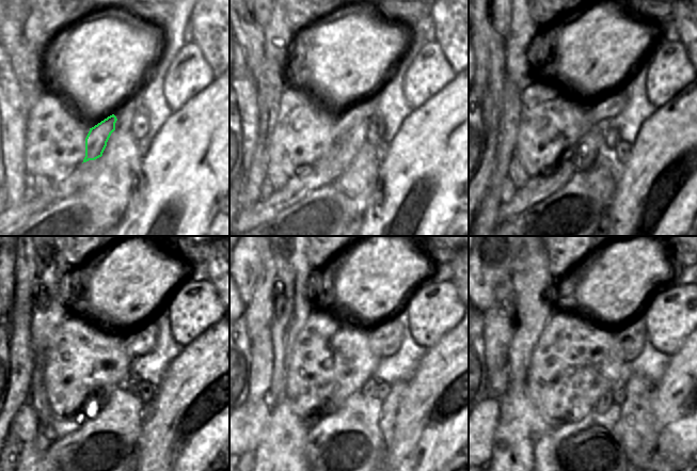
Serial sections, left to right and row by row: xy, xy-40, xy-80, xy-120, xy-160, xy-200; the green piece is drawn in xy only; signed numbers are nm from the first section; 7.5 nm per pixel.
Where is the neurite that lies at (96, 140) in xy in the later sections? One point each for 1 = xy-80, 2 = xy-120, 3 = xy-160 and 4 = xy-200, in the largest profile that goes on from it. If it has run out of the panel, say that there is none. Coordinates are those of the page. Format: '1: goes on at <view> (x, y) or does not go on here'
1: goes on at xy-80 (601, 111)
2: goes on at xy-120 (140, 342)
3: goes on at xy-160 (385, 339)
4: goes on at xy-200 (631, 334)

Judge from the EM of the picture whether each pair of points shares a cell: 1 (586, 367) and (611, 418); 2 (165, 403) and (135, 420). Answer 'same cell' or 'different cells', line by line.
1: different cells
2: different cells

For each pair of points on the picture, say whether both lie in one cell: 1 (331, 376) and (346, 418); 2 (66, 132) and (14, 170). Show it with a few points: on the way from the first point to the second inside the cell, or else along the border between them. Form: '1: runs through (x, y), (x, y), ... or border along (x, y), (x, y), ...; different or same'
1: border along (360, 390), (355, 391), (337, 409), (329, 412); different
2: border along (26, 138), (24, 146), (25, 168); different

